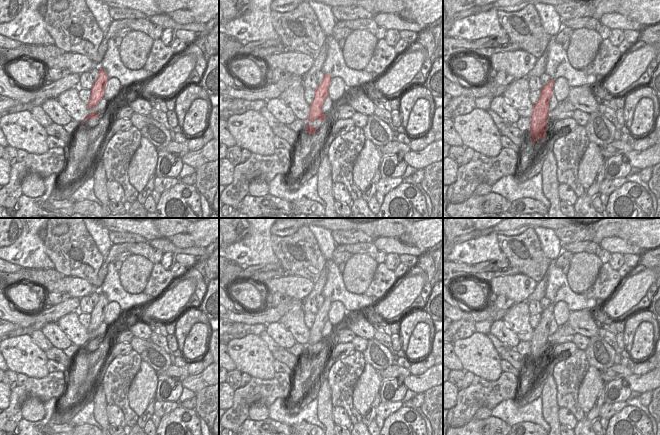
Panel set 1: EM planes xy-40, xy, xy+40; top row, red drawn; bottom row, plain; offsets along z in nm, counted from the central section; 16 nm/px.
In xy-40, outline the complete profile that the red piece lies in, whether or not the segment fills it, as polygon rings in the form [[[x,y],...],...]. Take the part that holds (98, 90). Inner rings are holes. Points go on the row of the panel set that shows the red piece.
[[[99,68],[99,76],[93,83],[91,88],[91,96],[88,105],[89,109],[93,109],[101,99],[104,98],[105,88],[108,81],[108,76],[105,70]]]

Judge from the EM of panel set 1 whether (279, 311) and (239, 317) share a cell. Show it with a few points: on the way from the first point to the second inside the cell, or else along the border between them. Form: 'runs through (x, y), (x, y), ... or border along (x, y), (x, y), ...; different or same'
runs through (269, 316), (249, 317); same

